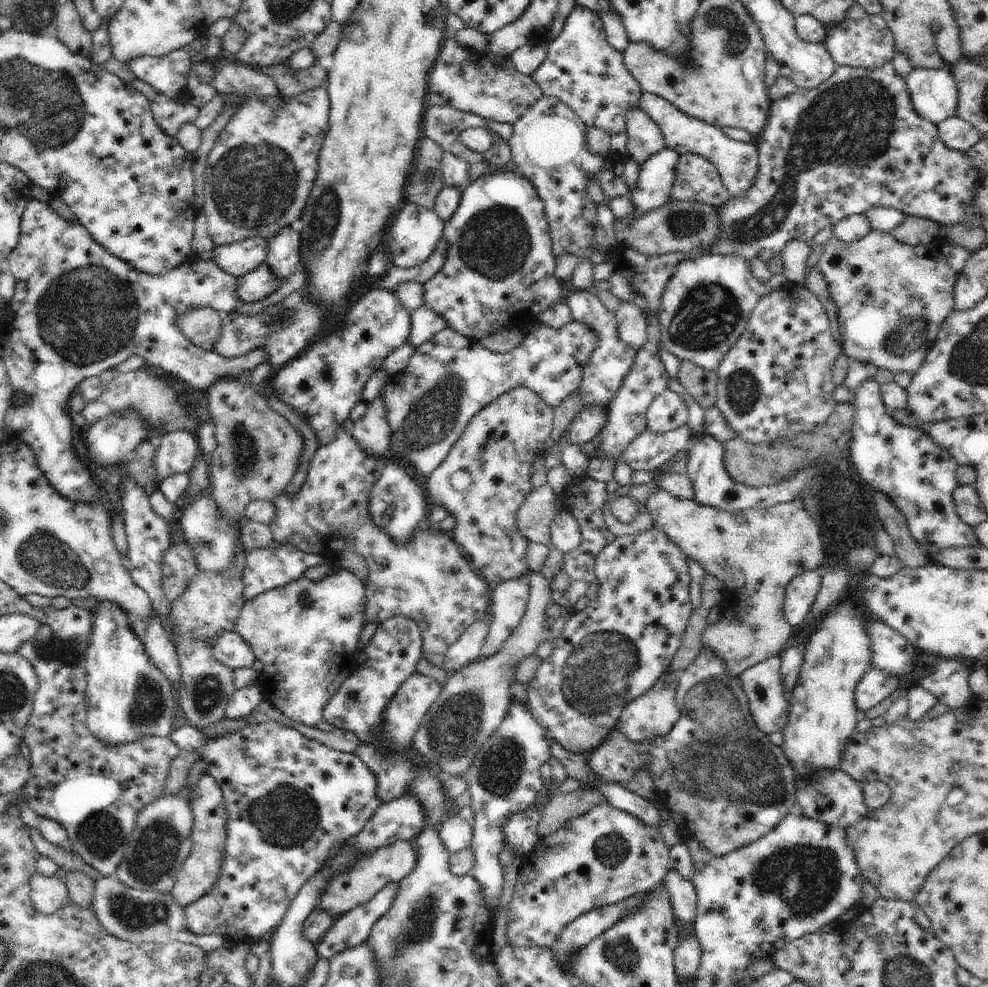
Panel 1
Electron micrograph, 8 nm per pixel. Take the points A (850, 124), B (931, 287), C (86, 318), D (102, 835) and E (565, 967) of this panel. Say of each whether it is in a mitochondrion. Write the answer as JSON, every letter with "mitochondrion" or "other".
{"A":"mitochondrion","B":"other","C":"mitochondrion","D":"mitochondrion","E":"other"}

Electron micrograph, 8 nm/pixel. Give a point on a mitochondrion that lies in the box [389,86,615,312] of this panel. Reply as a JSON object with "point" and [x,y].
{"point":[493,241]}

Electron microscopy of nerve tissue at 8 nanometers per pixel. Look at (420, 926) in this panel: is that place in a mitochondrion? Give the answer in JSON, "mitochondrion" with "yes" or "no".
{"mitochondrion":"yes"}

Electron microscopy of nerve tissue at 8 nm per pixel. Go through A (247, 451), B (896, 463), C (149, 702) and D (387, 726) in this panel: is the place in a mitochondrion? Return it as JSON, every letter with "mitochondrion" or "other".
{"A":"mitochondrion","B":"mitochondrion","C":"mitochondrion","D":"other"}

